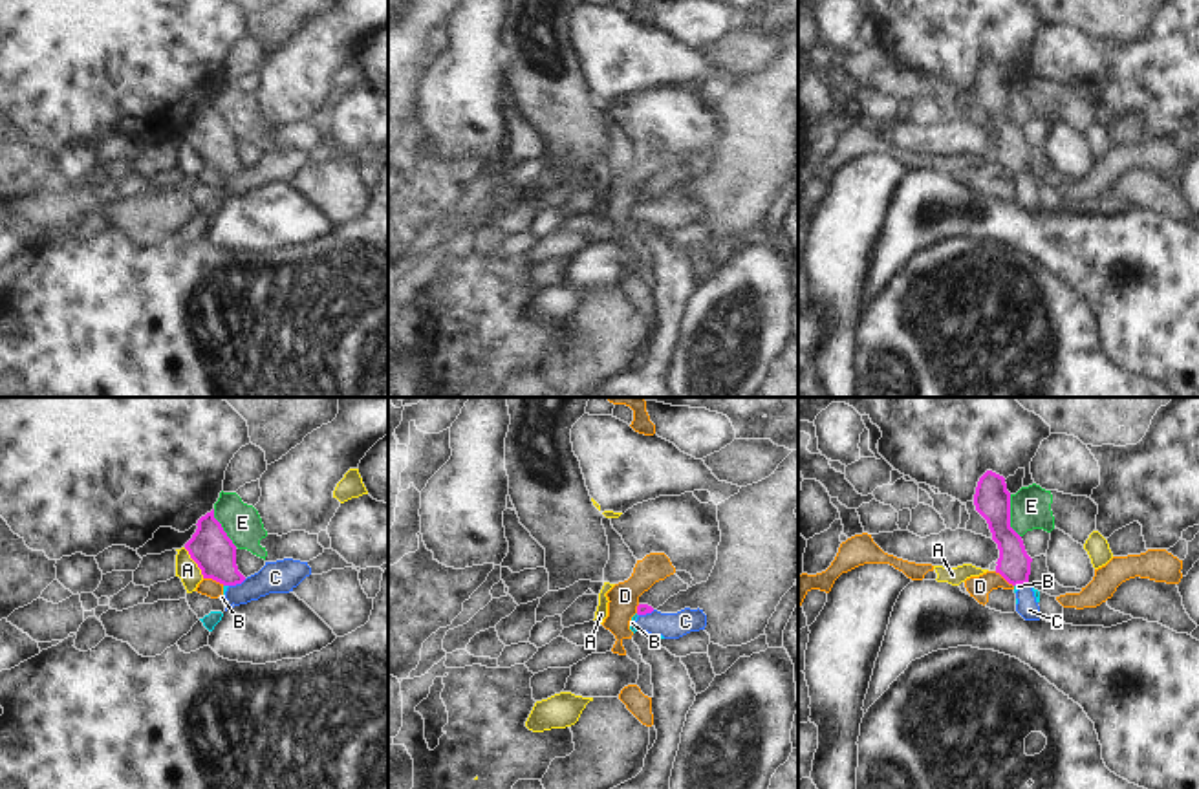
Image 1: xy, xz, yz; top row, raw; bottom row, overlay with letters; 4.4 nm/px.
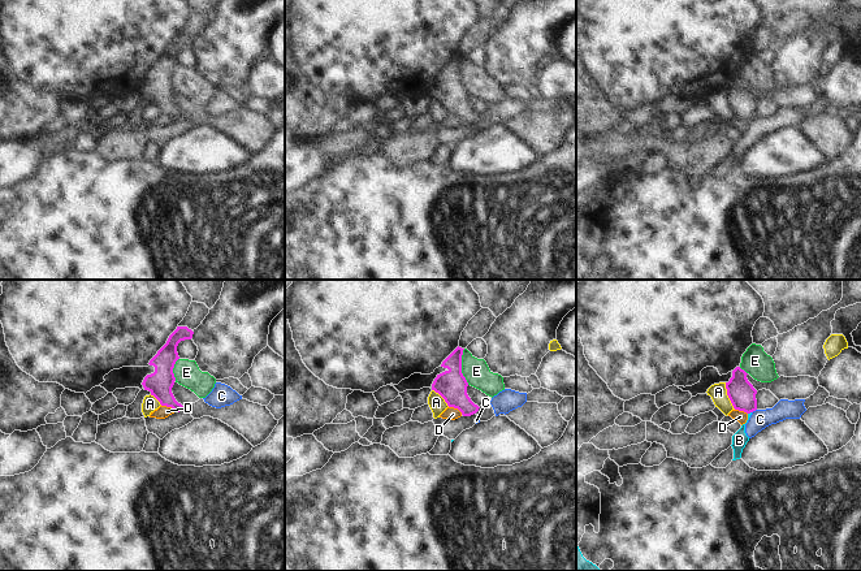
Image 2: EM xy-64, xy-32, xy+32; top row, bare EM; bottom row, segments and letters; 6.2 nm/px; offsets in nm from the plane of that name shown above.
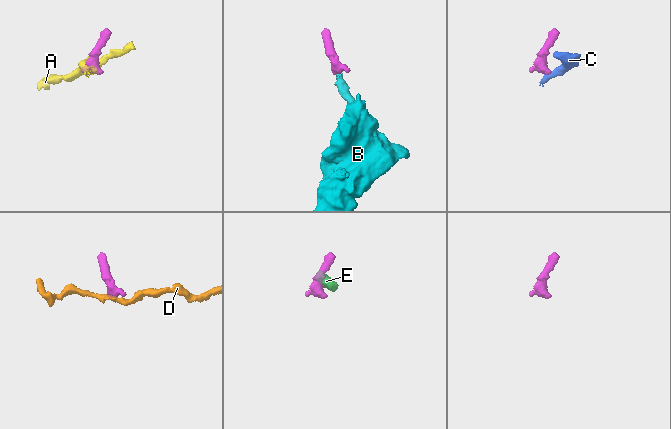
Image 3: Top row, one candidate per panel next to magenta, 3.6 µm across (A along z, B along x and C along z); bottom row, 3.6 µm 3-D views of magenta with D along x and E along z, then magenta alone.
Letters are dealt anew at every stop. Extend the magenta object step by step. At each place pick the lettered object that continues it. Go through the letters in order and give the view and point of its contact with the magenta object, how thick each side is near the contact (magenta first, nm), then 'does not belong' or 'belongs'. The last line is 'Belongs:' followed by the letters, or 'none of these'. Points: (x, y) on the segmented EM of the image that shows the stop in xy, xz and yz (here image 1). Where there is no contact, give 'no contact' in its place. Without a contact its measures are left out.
A: contact xy (194, 561); calibres 190 and 100 nm; does not belong
B: contact yz (1018, 583); calibres 140 and 20 nm; does not belong
C: contact xy (237, 583); calibres 190 and 140 nm; does not belong
D: contact xy (215, 579); calibres 190 and 80 nm; does not belong
E: contact yz (1009, 517); calibres 160 and 180 nm; does not belong
Belongs: none of these

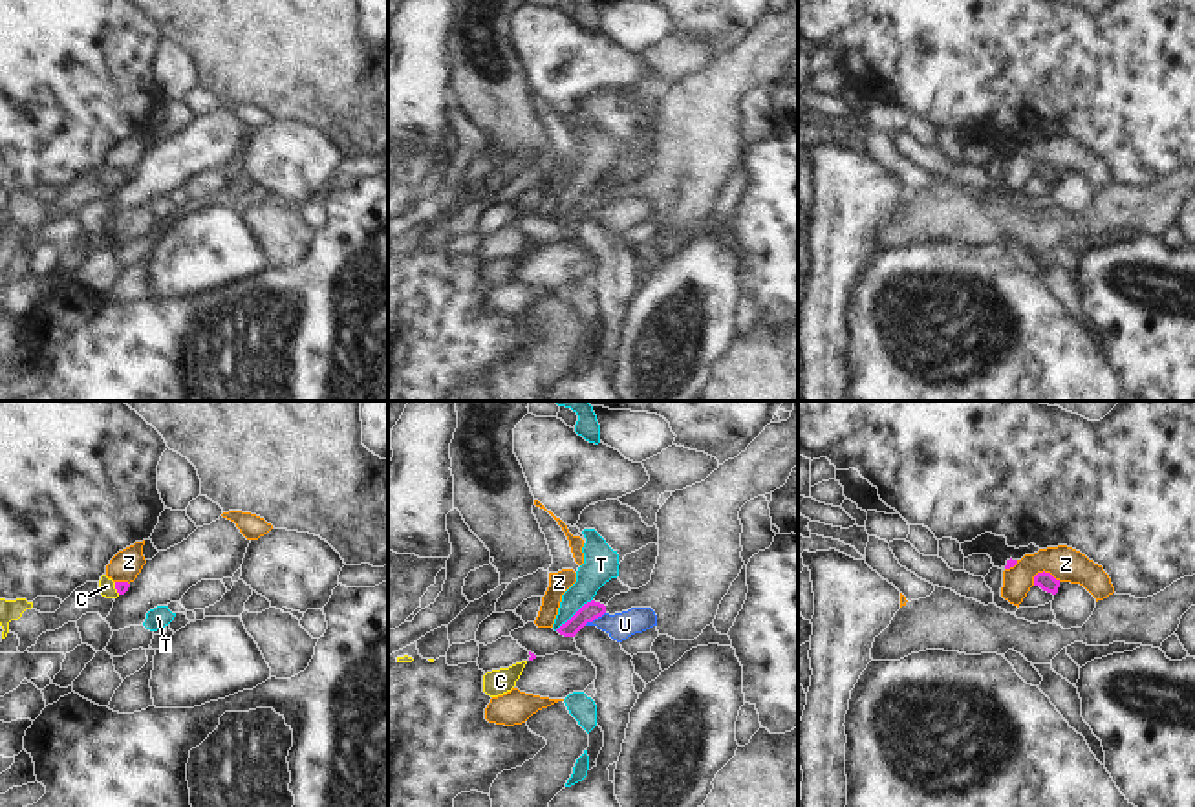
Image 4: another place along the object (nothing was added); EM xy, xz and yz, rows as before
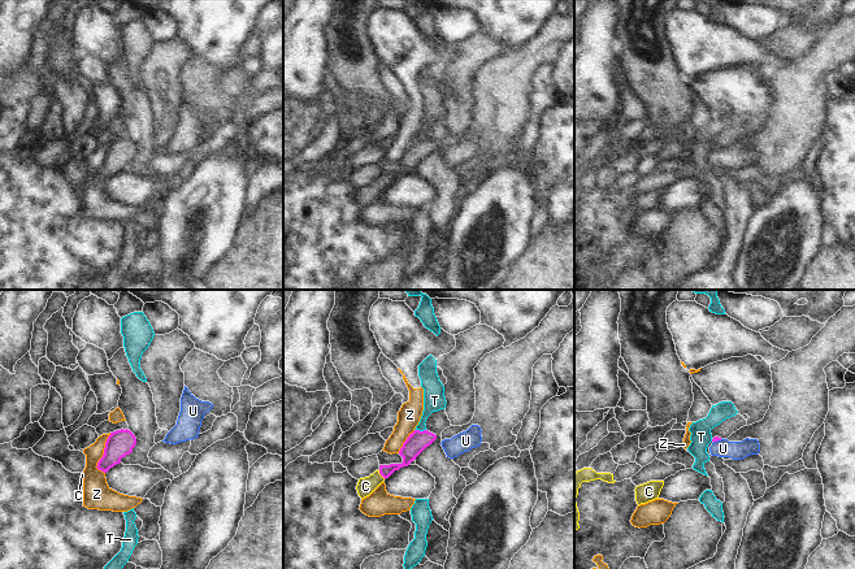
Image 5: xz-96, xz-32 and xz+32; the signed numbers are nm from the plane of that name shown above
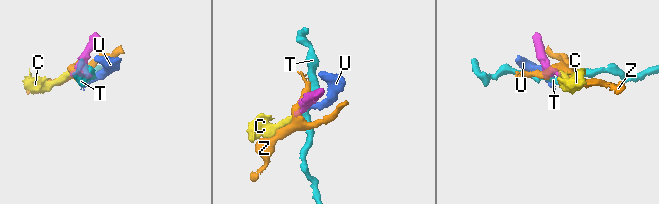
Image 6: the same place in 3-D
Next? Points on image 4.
C: contact xy (116, 588); calibres 50 and 80 nm; belongs
T: contact xz (575, 613); calibres 80 and 160 nm; does not belong
U: contact xz (593, 619); calibres 80 and 120 nm; does not belong
Z: contact yz (1047, 573); calibres 80 and 160 nm; does not belong
Belongs: C

